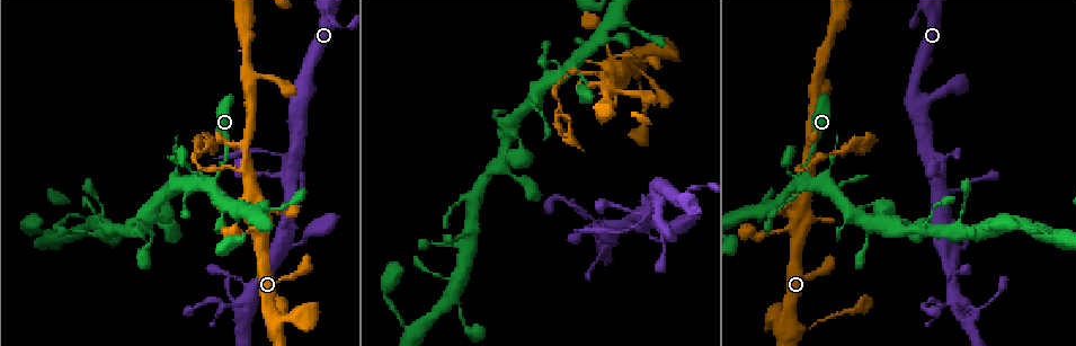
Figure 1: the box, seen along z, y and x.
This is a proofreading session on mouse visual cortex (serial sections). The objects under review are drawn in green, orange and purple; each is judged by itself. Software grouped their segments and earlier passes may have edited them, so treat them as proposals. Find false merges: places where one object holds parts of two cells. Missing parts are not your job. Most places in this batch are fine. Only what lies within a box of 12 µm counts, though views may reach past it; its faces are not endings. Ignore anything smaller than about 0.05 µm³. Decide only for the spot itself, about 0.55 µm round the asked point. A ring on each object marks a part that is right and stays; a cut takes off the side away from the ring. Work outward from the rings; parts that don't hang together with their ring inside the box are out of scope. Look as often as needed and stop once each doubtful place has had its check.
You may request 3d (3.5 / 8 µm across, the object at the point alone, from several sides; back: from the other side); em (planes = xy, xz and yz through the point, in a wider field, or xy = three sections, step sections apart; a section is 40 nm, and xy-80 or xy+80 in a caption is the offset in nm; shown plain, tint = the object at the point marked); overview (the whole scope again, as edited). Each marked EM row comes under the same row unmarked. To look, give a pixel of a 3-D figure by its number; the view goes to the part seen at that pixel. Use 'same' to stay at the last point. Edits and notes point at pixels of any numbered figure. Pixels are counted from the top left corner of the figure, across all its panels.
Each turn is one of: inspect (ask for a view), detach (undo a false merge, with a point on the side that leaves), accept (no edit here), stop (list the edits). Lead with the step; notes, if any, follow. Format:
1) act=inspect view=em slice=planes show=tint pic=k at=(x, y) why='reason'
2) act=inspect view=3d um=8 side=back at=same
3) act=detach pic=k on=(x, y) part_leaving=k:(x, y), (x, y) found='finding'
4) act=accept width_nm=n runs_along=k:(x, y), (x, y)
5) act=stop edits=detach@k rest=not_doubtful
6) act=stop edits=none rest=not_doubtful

act=inspect view=3d um=3.5 pic=1 at=(612, 221) why='four or more arms meet'

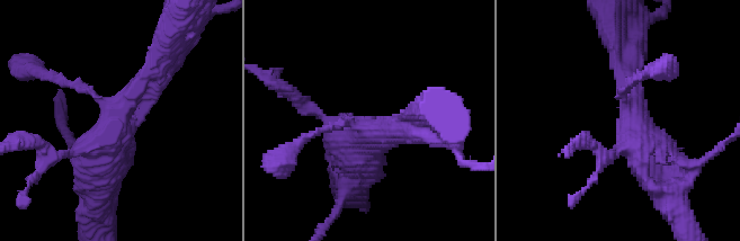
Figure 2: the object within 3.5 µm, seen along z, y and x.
act=inspect view=em slice=xy step=5 show=tint pic=2 at=(118, 126) why='need the tissue'

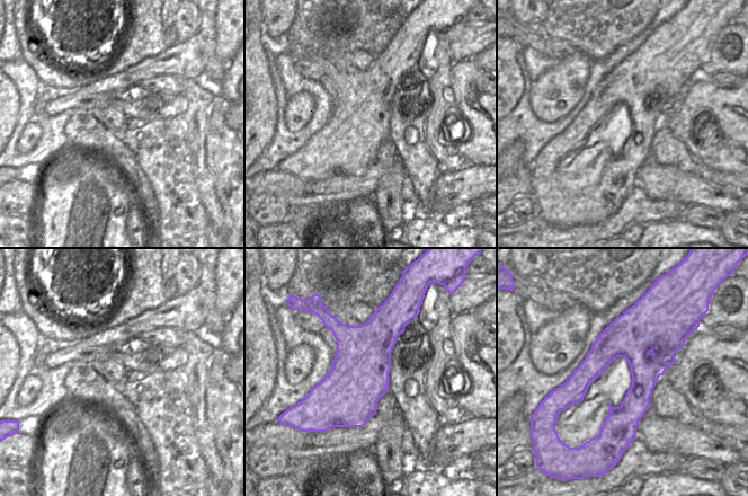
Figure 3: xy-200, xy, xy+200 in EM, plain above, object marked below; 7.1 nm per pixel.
act=accept width_nm=440 runs_along=2:(158, 70), (119, 108), (103, 190) found='continuous, no second cell'

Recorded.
act=inspect view=3d um=3.5 pic=1 at=(592, 219) why='thin neck'

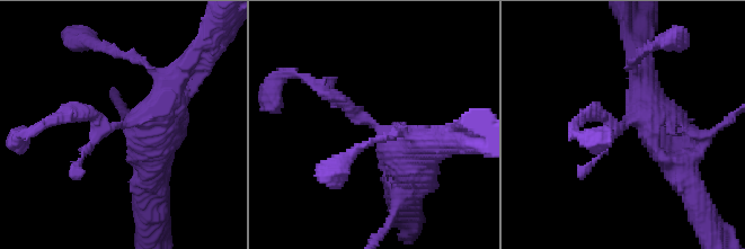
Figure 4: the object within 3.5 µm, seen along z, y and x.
act=inspect view=em slice=xy step=5 show=tint pic=4 at=(622, 126)

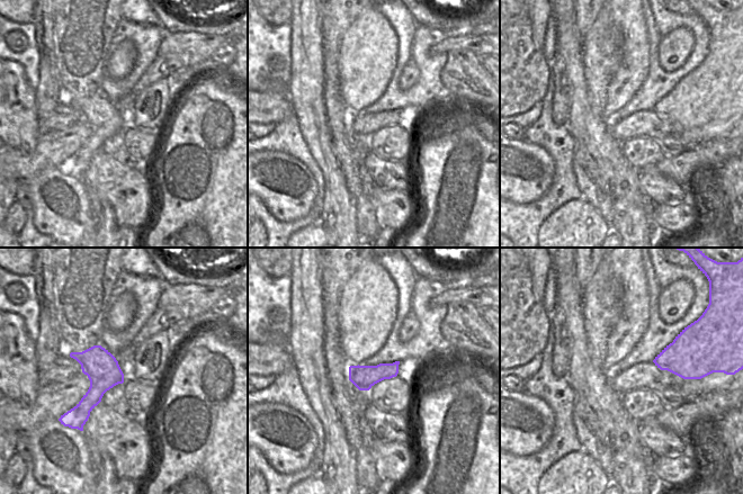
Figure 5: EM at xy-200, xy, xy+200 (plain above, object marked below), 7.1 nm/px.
act=accept runs_along=4:(425, 135), (388, 135), (311, 81) found='continuous, no second cell'

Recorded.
act=inspect view=3d um=3.5 pic=1 at=(247, 172)

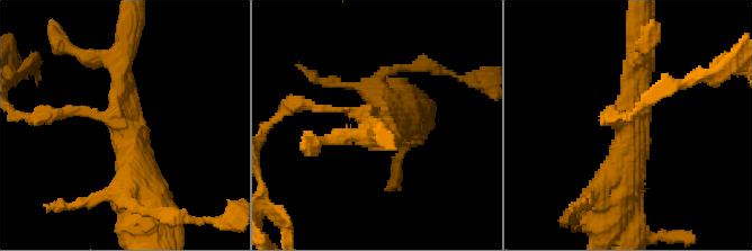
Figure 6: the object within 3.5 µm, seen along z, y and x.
act=inspect view=em slice=planes show=tint pic=6 at=(122, 117) arms=3 arm_widths_nm=100,250,300 why='now the EM'

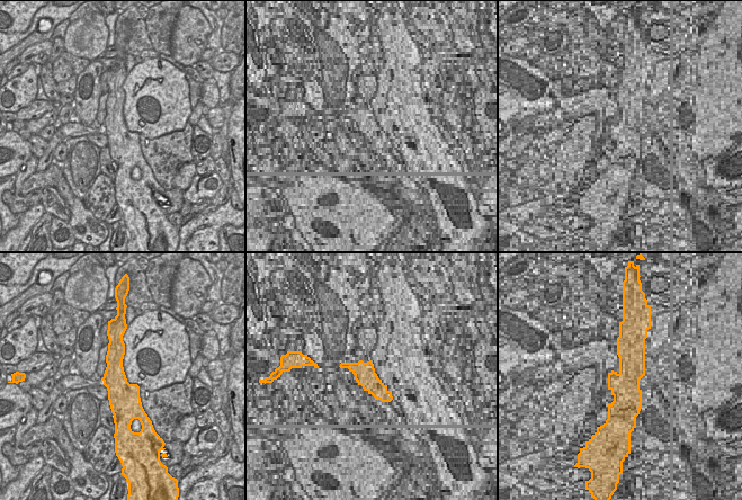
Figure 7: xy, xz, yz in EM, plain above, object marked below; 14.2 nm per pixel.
act=accept runs_along=6:(601, 186), (630, 144), (642, 47) found='one cell here'

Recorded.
act=inspect view=3d um=3.5 side=back pic=1 at=(203, 168) why='a narrow waist'

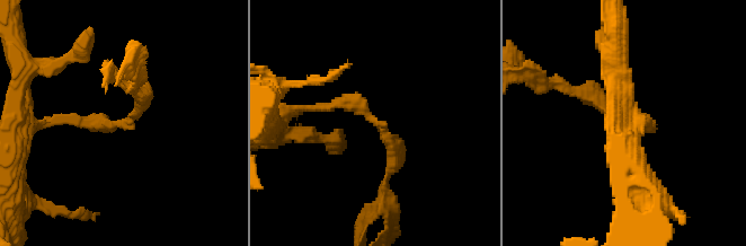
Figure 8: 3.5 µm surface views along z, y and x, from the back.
act=inspect view=em slice=xy step=1 show=tint pic=8 at=(368, 120) arm_widths_nm=150,200

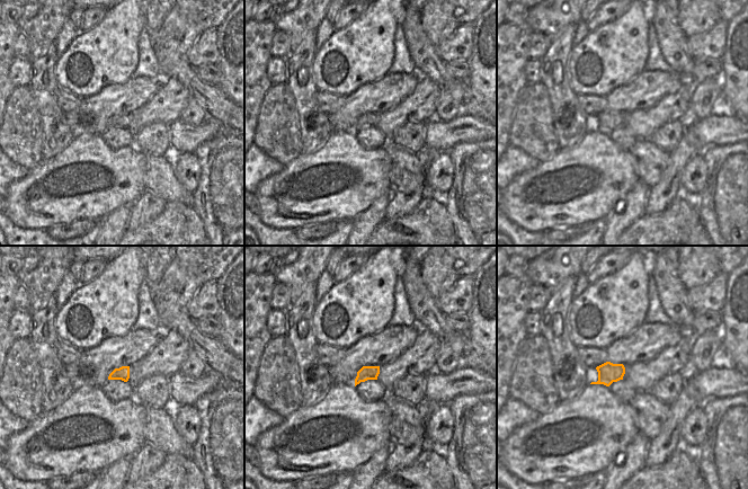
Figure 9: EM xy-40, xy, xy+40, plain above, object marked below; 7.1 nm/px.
act=accept runs_along=8:(301, 110), (353, 104), (393, 145), (390, 174) found='continuous, no second cell'

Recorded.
act=stop edits=none rest=not_doubtful

